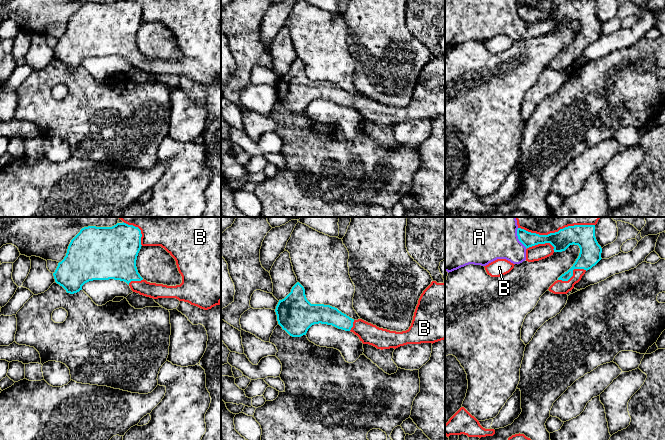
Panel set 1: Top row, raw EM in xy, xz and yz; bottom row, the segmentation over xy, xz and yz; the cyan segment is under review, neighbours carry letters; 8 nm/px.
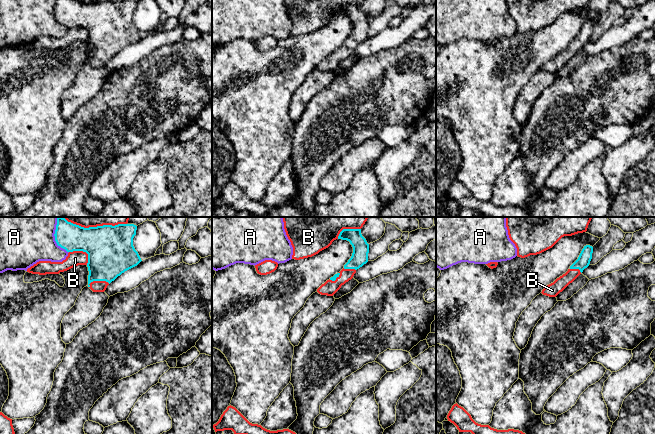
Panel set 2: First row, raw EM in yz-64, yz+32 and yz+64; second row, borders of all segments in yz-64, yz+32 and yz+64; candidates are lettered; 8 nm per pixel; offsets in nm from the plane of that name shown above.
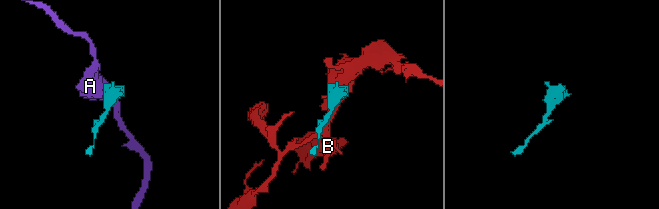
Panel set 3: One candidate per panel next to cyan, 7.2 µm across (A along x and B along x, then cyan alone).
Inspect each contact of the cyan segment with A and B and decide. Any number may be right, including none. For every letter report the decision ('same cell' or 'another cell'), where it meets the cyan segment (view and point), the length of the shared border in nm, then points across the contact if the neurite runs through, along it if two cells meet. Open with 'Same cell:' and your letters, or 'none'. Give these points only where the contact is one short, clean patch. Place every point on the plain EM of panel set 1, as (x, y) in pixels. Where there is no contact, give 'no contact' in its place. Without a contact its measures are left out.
Same cell: B
A: another cell | yz (518, 14) | 180 nm
B: same cell | yz (572, 49) | 240 nm

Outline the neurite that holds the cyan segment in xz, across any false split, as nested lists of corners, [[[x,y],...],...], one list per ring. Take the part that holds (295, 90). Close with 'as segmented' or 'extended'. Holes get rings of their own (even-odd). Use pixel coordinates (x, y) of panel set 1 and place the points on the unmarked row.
[[[432,57],[423,67],[418,76],[411,102],[402,108],[379,104],[362,95],[354,96],[330,81],[311,80],[306,74],[304,63],[299,58],[292,63],[291,68],[284,75],[279,76],[275,88],[278,100],[292,113],[306,111],[312,101],[321,99],[351,107],[359,113],[363,120],[369,120],[381,126],[396,125],[407,120],[433,120],[445,115],[445,59]]] | extended

